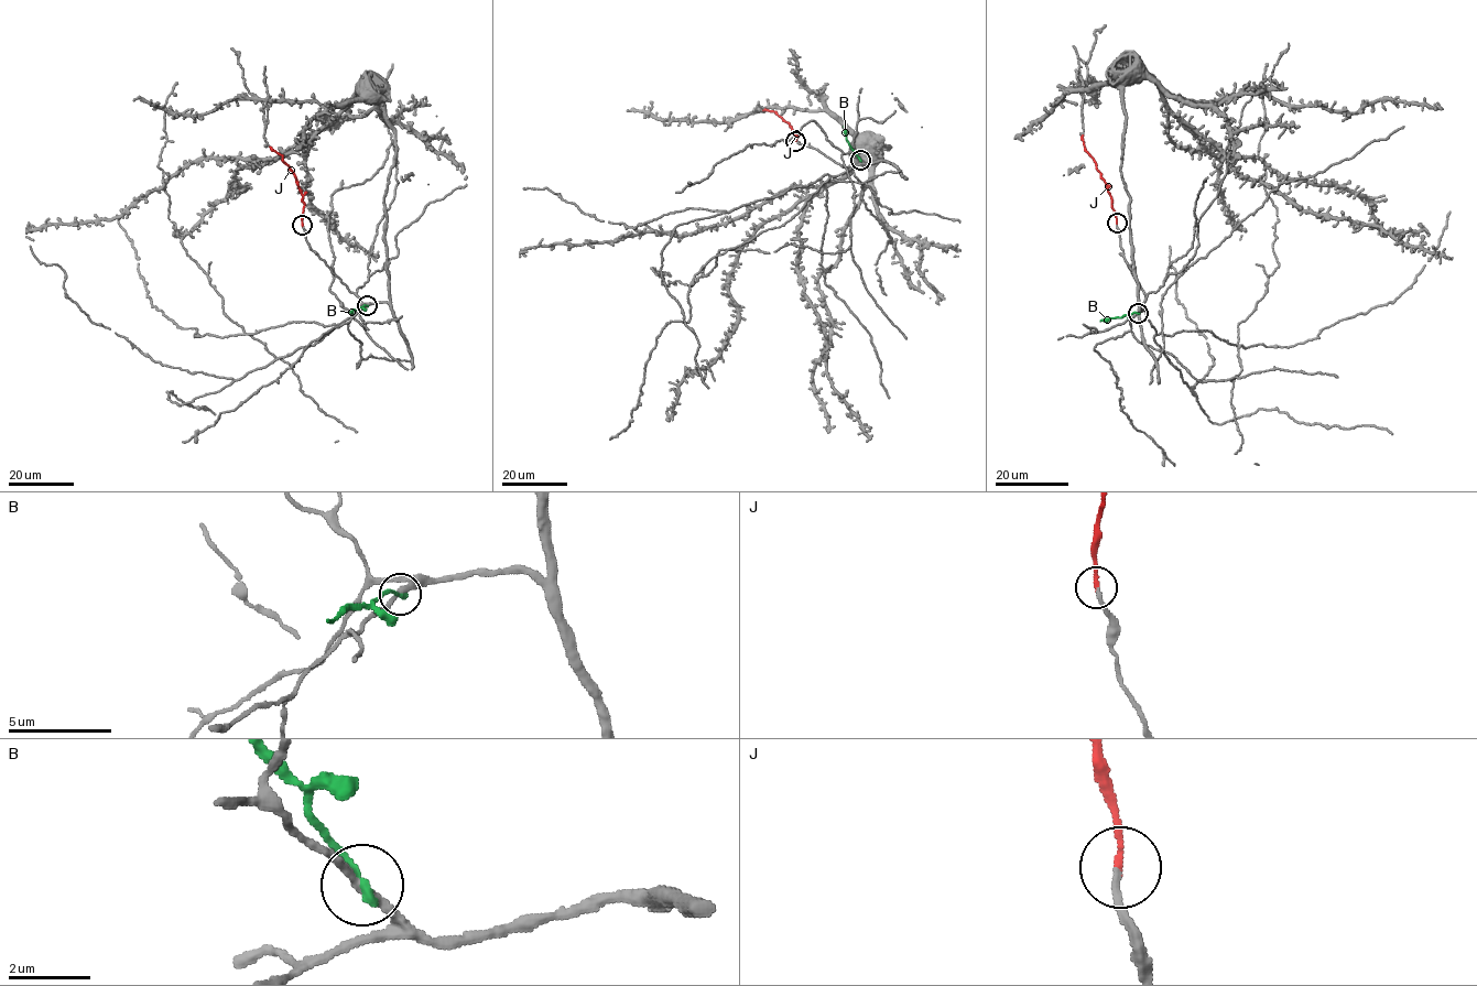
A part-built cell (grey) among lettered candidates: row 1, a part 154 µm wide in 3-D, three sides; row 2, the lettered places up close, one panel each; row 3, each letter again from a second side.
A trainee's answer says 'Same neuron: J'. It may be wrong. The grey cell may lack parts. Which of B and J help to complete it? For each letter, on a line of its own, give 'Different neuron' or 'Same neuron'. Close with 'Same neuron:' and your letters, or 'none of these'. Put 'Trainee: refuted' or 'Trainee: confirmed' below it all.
B: Different neuron
J: Same neuron
Same neuron: J
Trainee: confirmed

